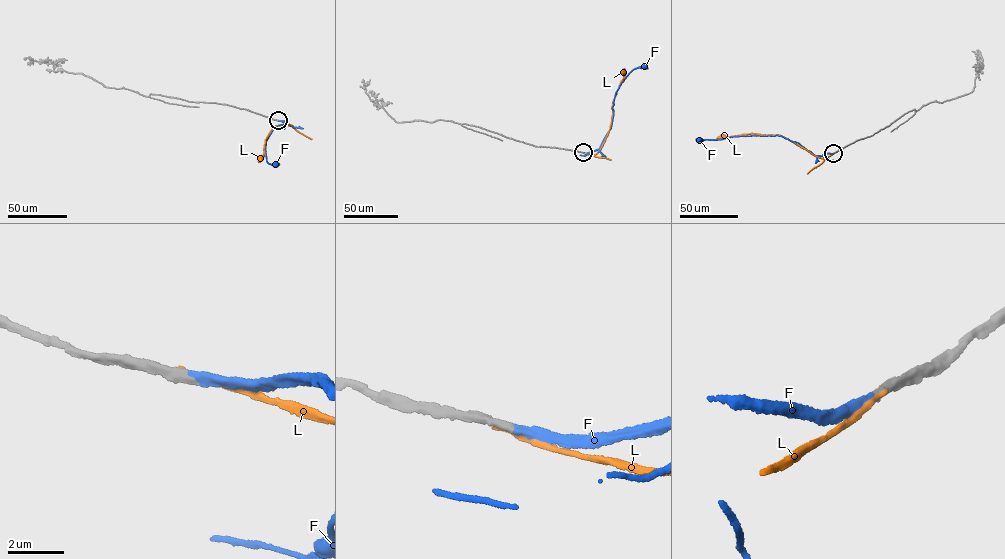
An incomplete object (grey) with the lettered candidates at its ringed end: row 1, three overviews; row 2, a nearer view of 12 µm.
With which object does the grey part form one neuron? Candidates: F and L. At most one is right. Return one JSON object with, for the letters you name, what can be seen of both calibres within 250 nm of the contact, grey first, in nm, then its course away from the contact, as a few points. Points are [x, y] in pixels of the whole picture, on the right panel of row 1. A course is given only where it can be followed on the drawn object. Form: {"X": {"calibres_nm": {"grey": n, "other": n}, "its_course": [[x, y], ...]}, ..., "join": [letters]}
{"F": {"calibres_nm": {"grey": 340, "other": 320}, "its_course": [[833, 153], [817, 156], [799, 143], [776, 135], [698, 139]]}, "join": ["F"]}

